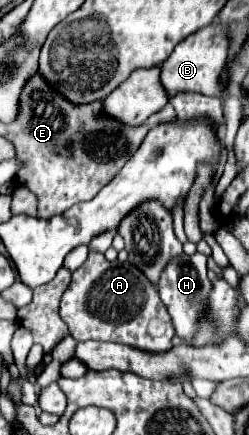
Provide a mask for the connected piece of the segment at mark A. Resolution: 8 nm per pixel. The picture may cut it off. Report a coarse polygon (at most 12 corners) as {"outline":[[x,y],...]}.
{"outline":[[91,250],[59,314],[77,342],[155,354],[175,328],[133,264]]}

